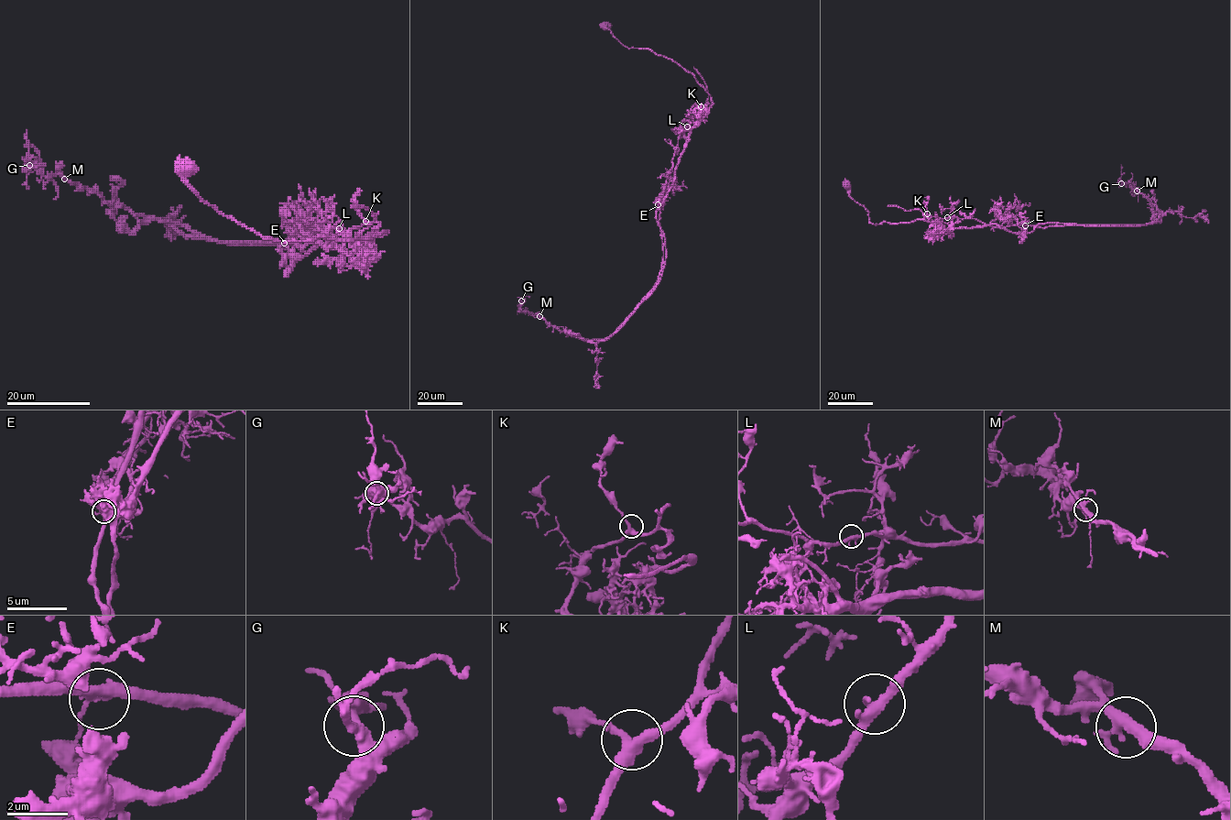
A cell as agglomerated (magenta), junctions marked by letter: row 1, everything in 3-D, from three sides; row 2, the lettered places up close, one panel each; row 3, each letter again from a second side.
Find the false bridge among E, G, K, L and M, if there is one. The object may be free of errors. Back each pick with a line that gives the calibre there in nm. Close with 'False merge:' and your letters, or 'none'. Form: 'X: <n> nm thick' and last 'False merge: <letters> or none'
E: 300 nm thick
False merge: E

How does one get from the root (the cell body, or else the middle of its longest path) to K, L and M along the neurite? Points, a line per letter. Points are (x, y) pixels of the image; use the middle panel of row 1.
K: (605, 26), (624, 46), (650, 49), (678, 63), (710, 96), (713, 104), (704, 116), (680, 131), (701, 106)
L: (605, 26), (624, 46), (650, 49), (693, 76), (713, 104), (695, 125), (680, 131), (687, 126)
M: (605, 26), (624, 46), (690, 71), (713, 104), (660, 206), (652, 290), (603, 339), (539, 316)

